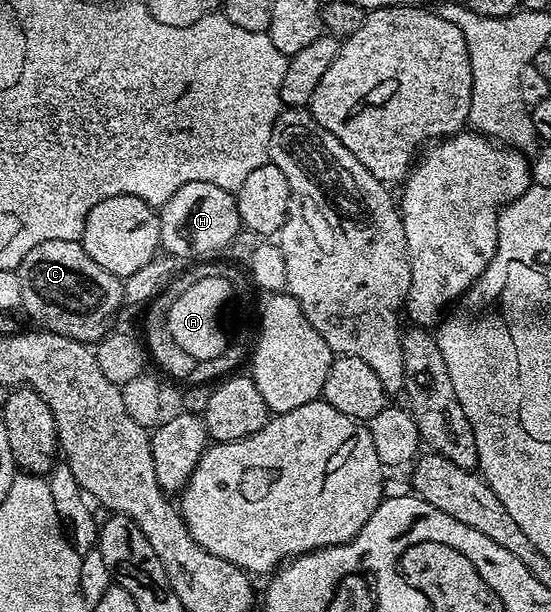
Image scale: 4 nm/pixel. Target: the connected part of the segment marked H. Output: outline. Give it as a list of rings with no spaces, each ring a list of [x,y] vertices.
[[[187,182],[187,186],[179,186],[165,204],[160,205],[159,230],[161,231],[161,248],[178,261],[193,260],[196,256],[209,256],[212,252],[224,253],[232,239],[243,228],[237,209],[237,198],[234,193],[223,190],[211,182]]]

